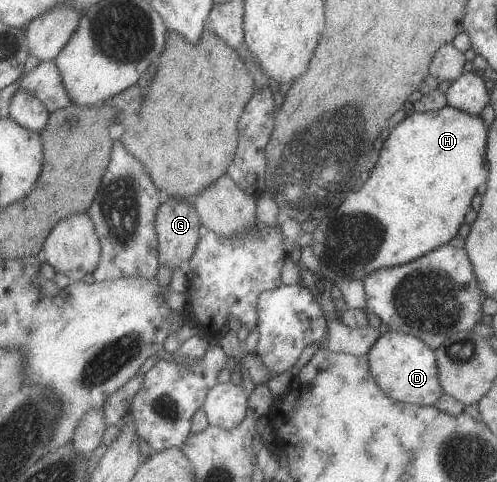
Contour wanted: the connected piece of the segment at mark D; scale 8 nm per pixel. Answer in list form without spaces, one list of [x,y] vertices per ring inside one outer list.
[[[395,330],[382,334],[367,354],[369,368],[379,388],[395,402],[434,405],[443,394],[434,350],[416,336]]]

